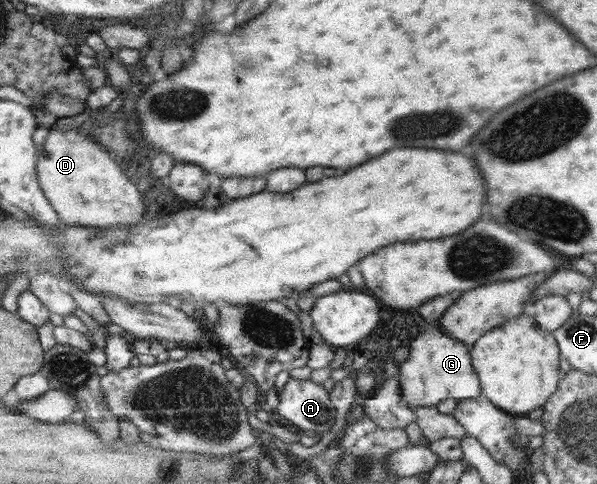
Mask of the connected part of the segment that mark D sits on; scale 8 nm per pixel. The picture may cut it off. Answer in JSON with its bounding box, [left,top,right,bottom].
[37,129,149,227]

